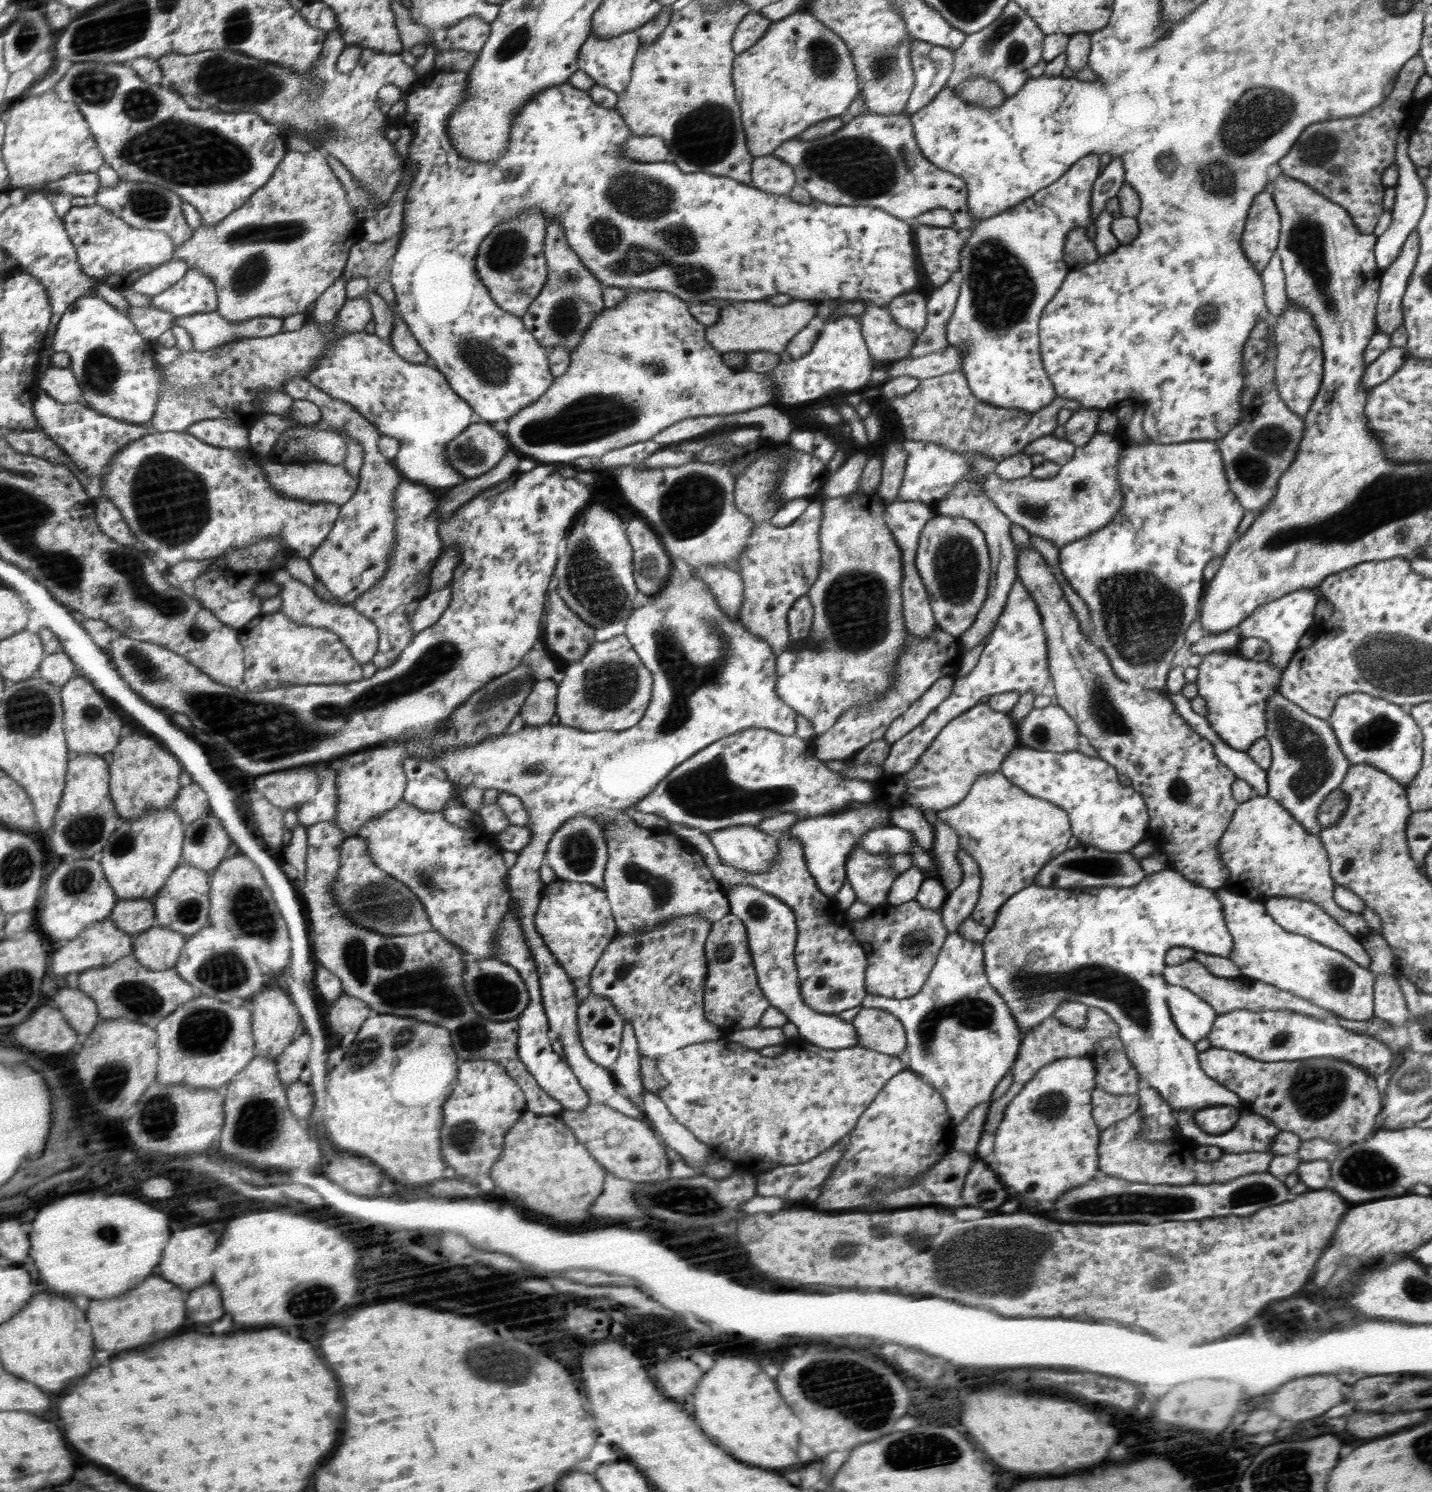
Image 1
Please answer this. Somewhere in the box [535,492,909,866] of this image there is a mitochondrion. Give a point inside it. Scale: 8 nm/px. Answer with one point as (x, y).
(684, 676)

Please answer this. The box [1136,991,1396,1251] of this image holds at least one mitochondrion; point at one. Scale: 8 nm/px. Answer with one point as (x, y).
(1317, 1091)

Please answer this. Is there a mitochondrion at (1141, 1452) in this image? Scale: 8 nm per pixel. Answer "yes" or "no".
no

